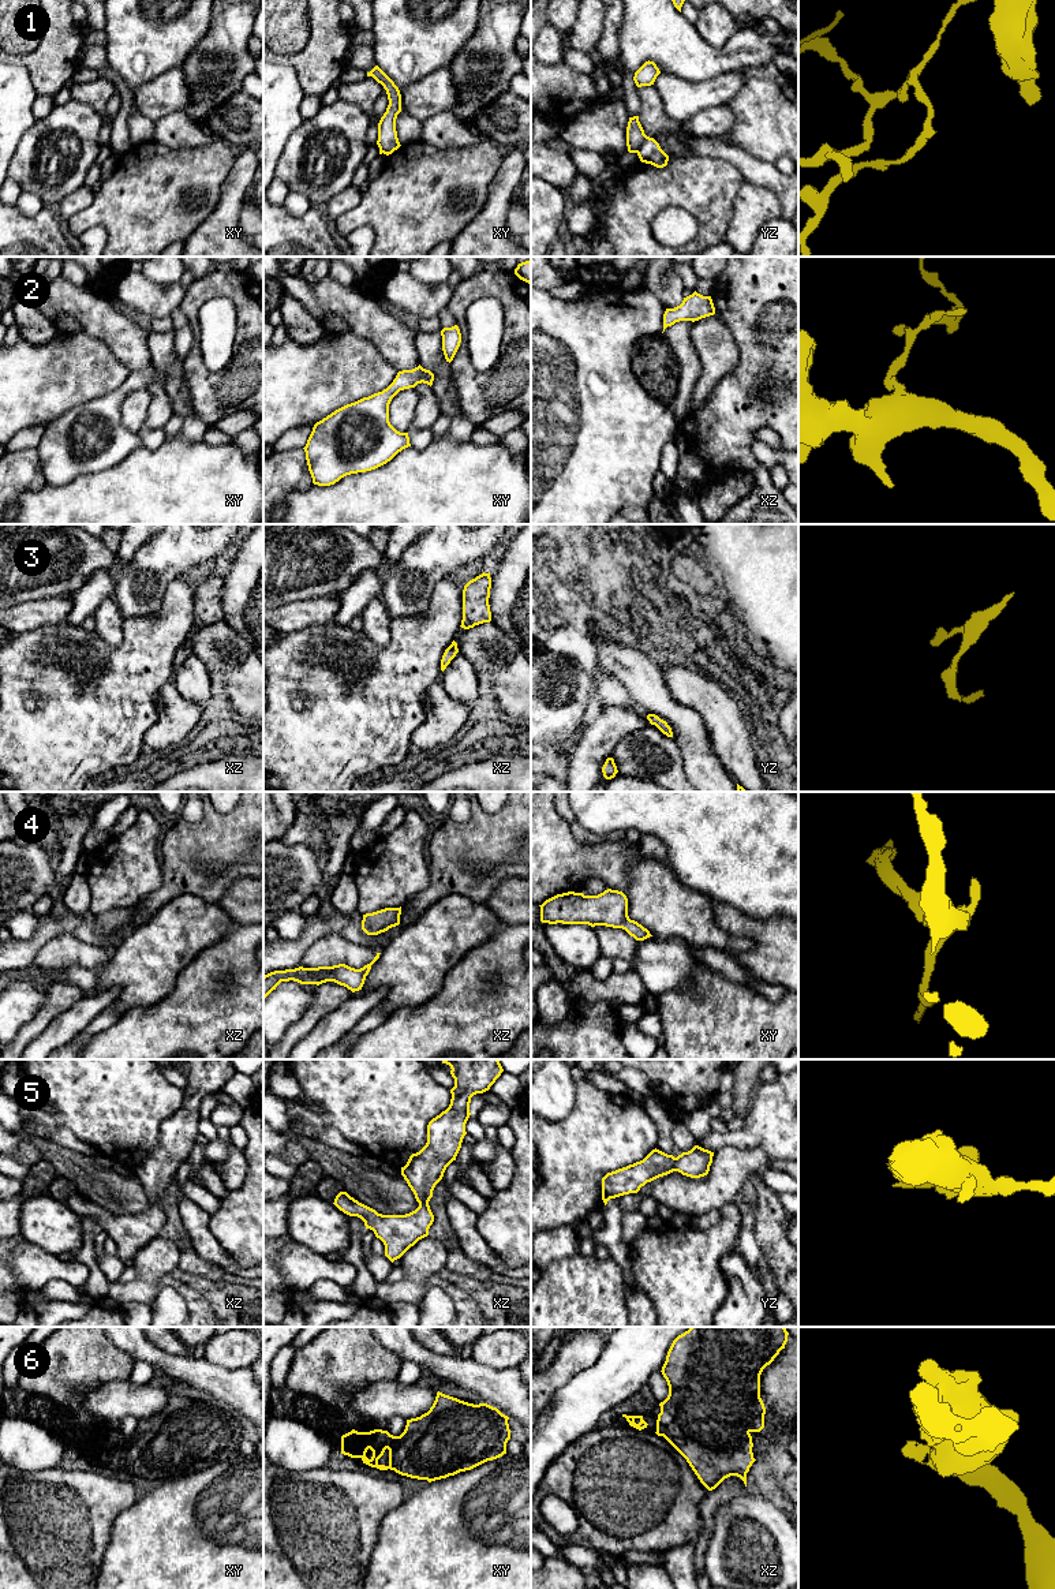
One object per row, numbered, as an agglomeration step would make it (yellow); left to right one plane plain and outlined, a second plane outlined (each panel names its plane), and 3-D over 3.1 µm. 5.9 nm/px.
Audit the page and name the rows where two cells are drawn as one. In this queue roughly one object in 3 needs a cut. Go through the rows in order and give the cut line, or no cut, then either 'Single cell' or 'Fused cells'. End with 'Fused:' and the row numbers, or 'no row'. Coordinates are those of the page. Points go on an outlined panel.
1: Split along yz (647, 137), (636, 152). Fused cells
2: No split. Single cell
3: No split. Single cell
4: No split. Single cell
5: No split. Single cell
6: No split. Single cell
Fused: 1

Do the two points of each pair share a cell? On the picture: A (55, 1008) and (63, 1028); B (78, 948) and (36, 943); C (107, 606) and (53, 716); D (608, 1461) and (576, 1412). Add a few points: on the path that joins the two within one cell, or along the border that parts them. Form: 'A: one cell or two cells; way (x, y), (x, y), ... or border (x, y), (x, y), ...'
A: two cells; border (83, 995), (60, 1013), (36, 1038)
B: two cells; border (75, 937), (52, 937), (40, 949), (33, 964)
C: two cells; border (94, 630), (109, 646), (116, 647), (123, 640)
D: two cells; border (594, 1428), (583, 1434), (564, 1451)

